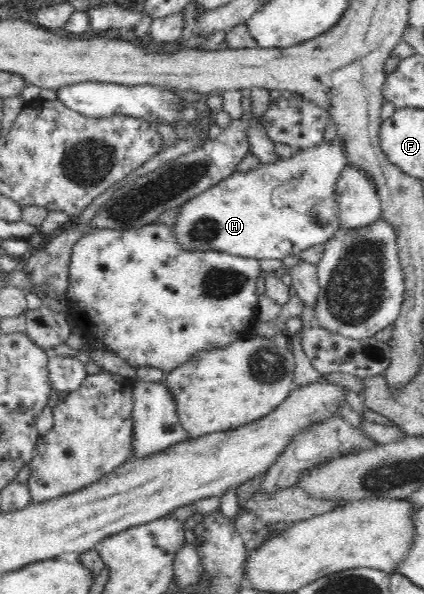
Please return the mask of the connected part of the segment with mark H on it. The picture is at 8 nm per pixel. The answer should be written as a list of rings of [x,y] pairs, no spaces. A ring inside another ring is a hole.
[[[337,135],[330,142],[322,141],[312,148],[297,149],[289,159],[259,164],[248,172],[236,171],[231,177],[180,205],[178,220],[173,226],[176,240],[188,252],[216,250],[265,261],[300,256],[314,245],[325,244],[339,231],[341,222],[337,218],[335,188],[347,165],[344,142]]]

